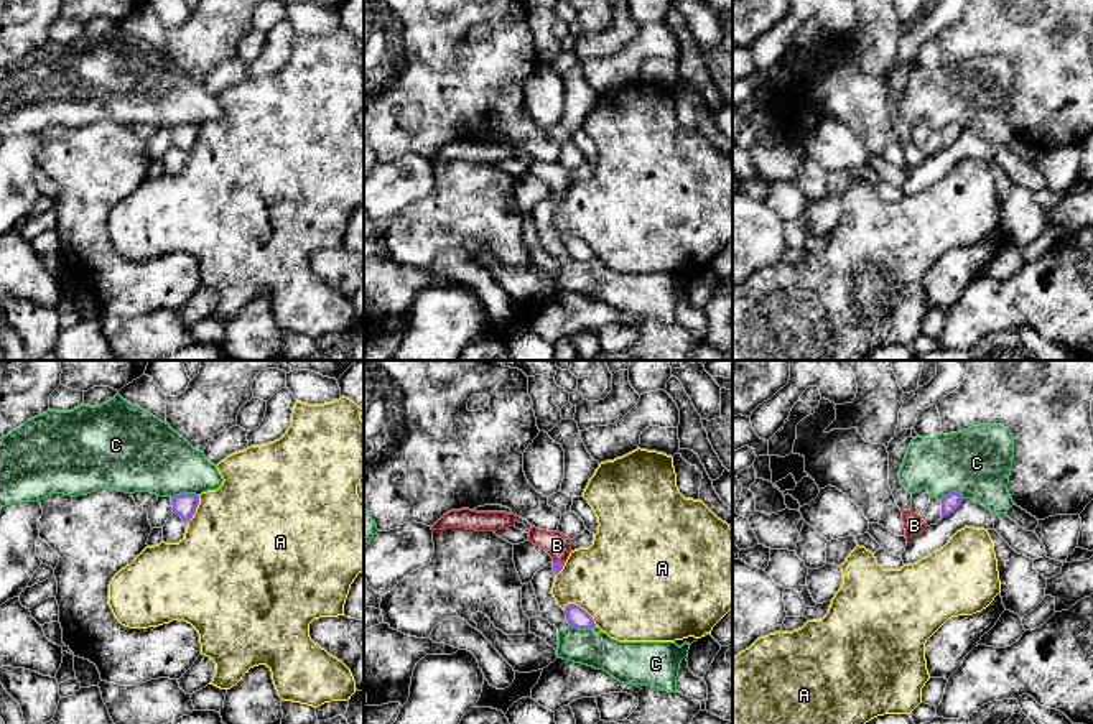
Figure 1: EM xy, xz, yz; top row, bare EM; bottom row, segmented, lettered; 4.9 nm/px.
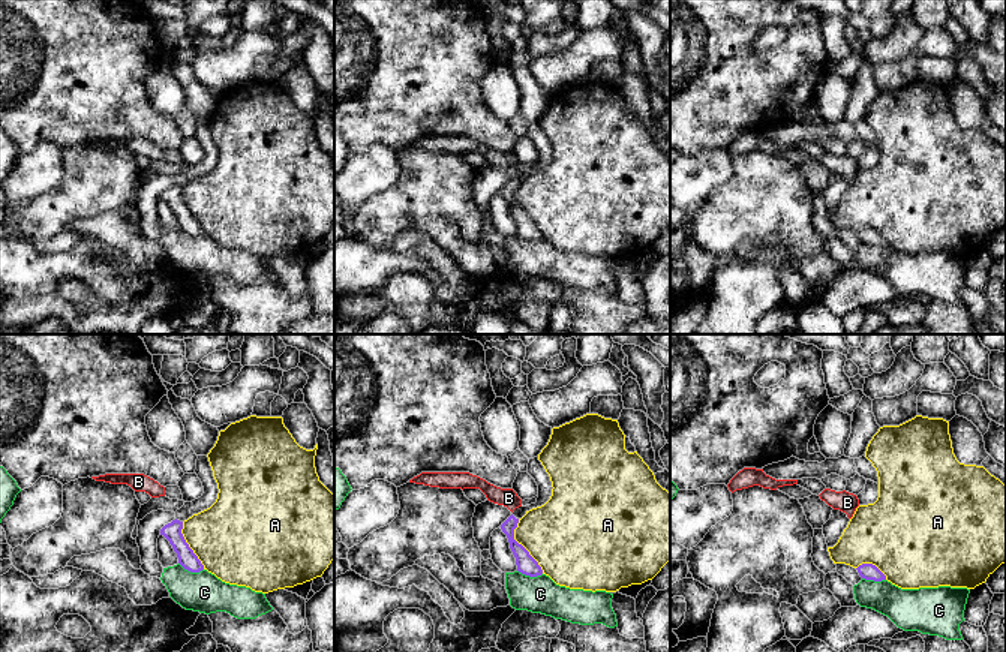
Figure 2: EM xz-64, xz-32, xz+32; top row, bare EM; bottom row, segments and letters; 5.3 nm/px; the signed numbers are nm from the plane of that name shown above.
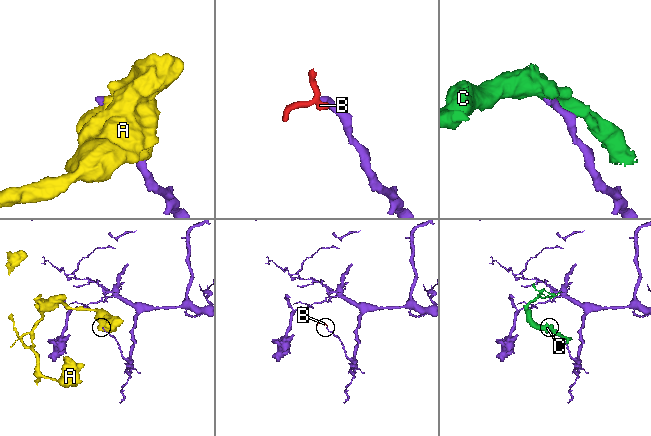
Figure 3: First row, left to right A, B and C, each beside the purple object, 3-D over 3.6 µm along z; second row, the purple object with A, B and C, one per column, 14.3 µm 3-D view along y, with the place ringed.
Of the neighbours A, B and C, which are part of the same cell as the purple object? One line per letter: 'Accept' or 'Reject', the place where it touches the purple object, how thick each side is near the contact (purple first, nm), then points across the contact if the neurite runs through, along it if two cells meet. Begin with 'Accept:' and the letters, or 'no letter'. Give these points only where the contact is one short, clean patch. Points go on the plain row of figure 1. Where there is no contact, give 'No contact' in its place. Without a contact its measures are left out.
Accept: B
A: Reject. Touches purple at xz (580, 239). Thickness 100 nm (purple) against 460 nm
B: Accept. Touches purple at xz (558, 193). Thickness 50 nm (purple) against 120 nm. Path across: xz (557, 196), (558, 193), (557, 176)
C: Reject. Touches purple at xy (185, 125). Thickness 120 nm (purple) against 340 nm

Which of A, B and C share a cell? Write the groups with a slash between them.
A / B / C

